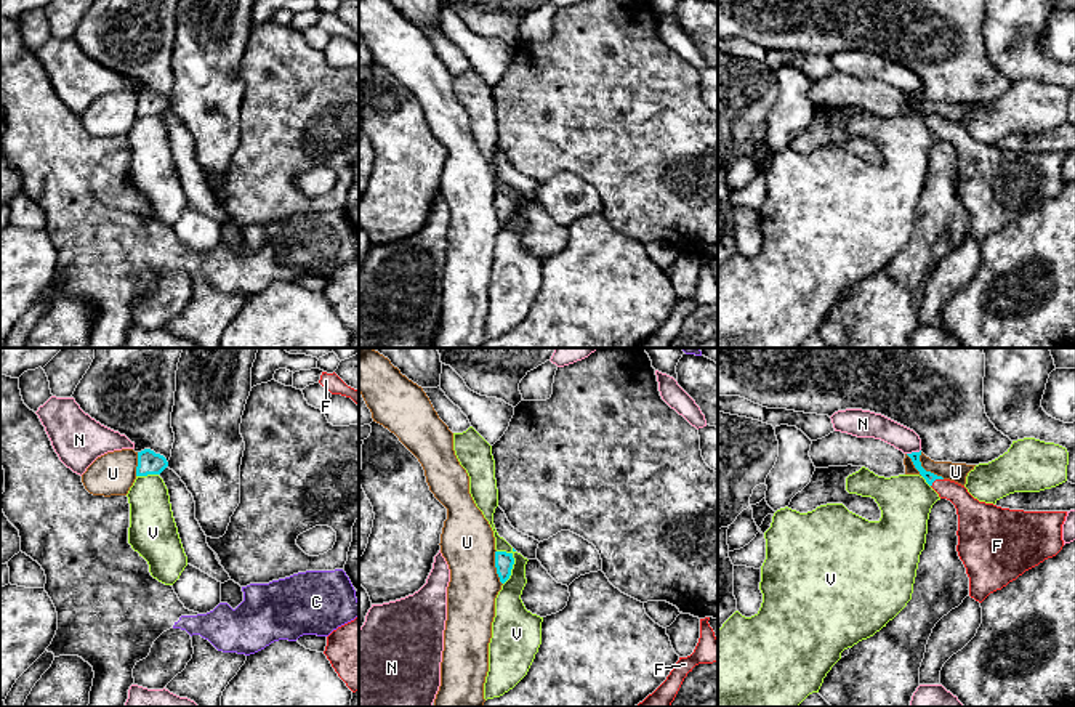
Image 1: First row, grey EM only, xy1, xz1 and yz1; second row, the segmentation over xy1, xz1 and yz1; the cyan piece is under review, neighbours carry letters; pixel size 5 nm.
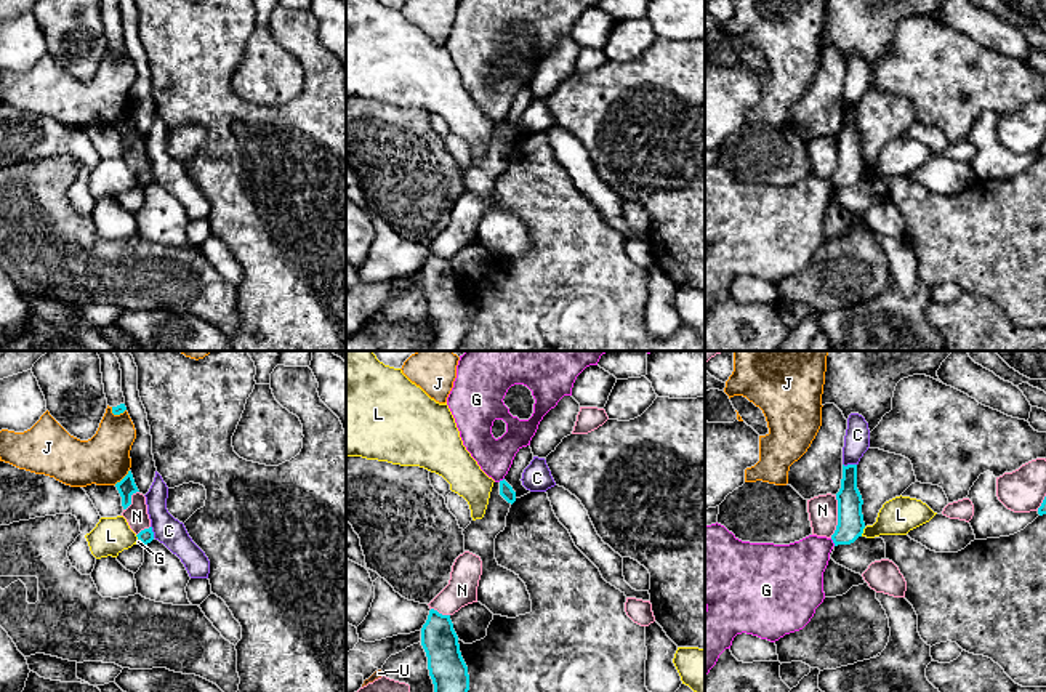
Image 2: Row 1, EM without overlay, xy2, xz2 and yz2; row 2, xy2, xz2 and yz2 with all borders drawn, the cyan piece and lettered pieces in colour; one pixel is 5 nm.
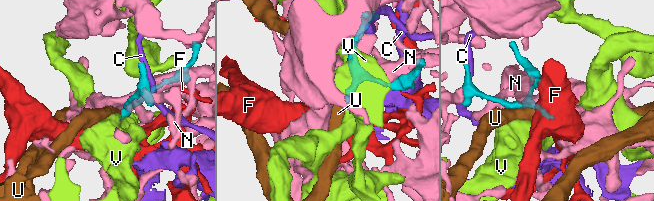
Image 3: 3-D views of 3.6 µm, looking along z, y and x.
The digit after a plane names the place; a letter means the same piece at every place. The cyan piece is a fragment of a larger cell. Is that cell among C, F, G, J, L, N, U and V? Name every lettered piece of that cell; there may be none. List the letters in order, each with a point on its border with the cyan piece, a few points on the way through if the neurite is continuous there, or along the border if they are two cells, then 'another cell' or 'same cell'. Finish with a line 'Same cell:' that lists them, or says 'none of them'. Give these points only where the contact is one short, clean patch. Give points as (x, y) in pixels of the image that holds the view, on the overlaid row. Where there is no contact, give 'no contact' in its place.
C: contact yz2 (849, 465); another cell
F: contact yz1 (936, 478); way yz1 (930, 476), (936, 478), (971, 513); same cell
G: contact yz2 (833, 542); border yz2 (830, 539), (835, 545); another cell
J: contact xy2 (124, 478); border xy2 (128, 470), (114, 484); another cell
L: contact yz2 (862, 532); border yz2 (865, 527), (860, 535); another cell
N: contact yz2 (838, 516); another cell
U: contact yz1 (925, 470); border yz1 (920, 452), (920, 464), (944, 478); another cell
V: contact xz1 (511, 566); border xz1 (513, 549), (511, 574), (503, 584); another cell
Same cell: F

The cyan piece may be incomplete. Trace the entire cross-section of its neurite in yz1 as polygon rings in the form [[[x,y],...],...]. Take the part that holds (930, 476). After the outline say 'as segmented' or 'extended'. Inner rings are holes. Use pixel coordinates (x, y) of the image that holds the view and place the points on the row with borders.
[[[921,450],[907,455],[939,497],[956,508],[956,551],[969,577],[969,596],[976,601],[982,603],[1062,550],[1067,511],[1024,511],[979,502],[964,486],[926,471]]] | extended

